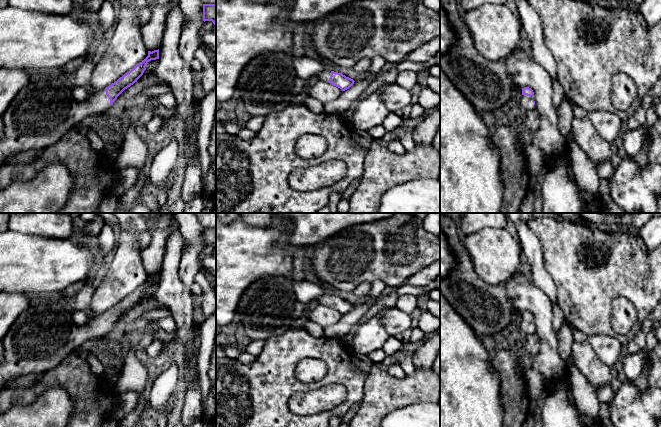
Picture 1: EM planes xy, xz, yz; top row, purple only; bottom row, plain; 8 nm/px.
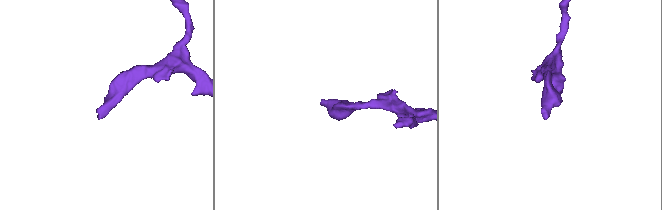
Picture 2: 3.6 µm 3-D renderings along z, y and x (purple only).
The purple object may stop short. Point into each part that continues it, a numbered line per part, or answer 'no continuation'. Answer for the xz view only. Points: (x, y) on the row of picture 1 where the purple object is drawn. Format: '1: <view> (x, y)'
1: xz (324, 75)

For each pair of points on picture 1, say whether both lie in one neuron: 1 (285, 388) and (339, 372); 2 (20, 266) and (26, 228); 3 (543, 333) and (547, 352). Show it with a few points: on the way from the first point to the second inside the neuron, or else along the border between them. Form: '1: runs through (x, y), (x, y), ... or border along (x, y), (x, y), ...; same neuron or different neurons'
1: runs through (285, 369), (301, 351), (321, 351), (323, 353); same neuron
2: border along (10, 229), (16, 232), (37, 234), (48, 238); different neurons
3: runs through (547, 338), (547, 347); same neuron

